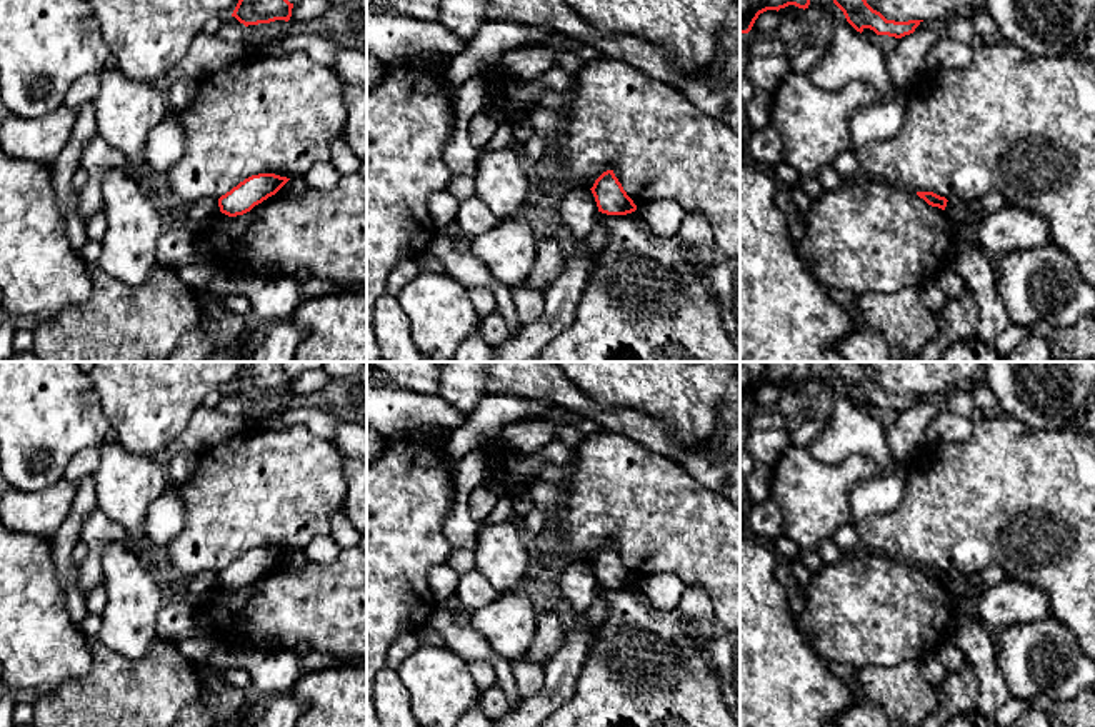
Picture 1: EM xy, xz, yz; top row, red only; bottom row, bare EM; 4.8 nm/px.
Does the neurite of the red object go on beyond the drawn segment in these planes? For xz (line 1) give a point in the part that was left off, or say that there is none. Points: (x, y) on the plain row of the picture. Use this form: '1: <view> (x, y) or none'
1: none

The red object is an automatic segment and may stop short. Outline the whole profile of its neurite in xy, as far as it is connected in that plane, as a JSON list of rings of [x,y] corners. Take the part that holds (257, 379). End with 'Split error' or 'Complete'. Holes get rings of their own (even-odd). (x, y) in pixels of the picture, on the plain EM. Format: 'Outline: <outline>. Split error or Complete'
Outline: [[[243,362],[232,390],[245,400],[275,394],[288,395],[292,382],[293,377],[285,372],[283,362]]]. Complete

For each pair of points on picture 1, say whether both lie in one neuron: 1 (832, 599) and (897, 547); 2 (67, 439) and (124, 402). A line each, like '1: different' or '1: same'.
1: different
2: different

